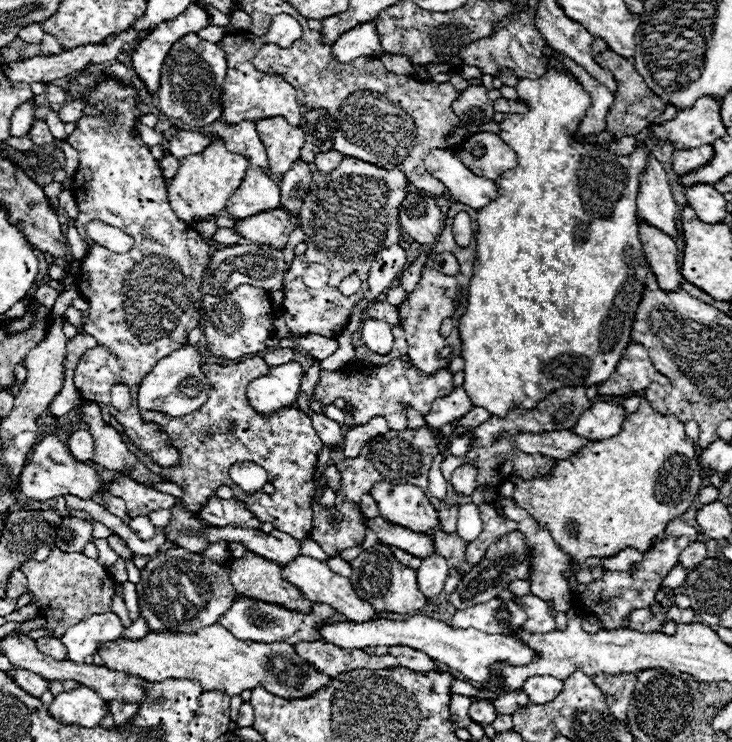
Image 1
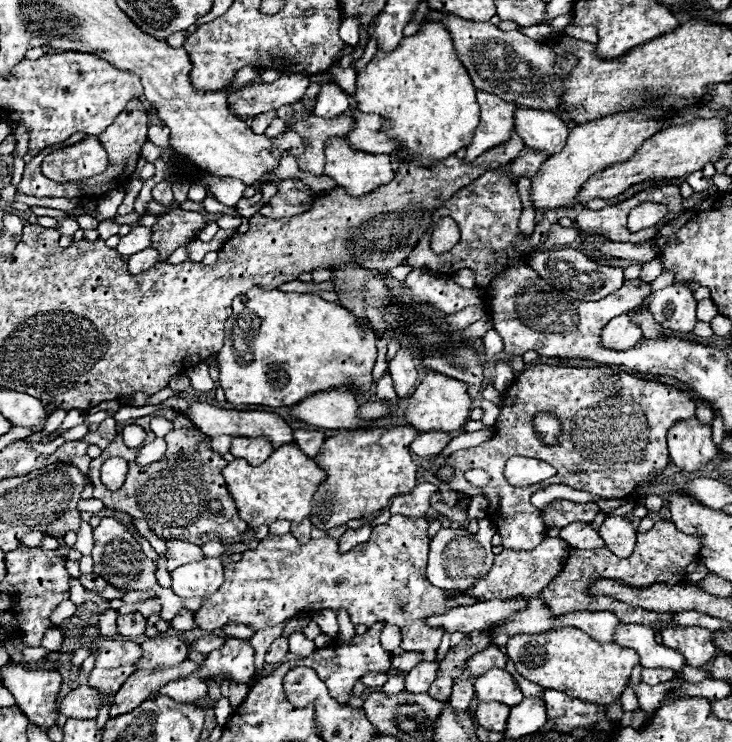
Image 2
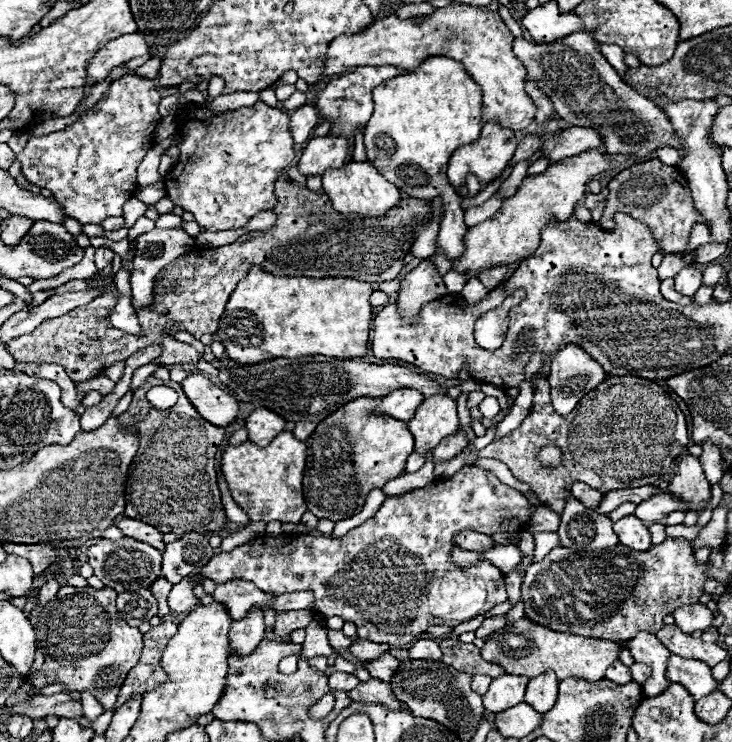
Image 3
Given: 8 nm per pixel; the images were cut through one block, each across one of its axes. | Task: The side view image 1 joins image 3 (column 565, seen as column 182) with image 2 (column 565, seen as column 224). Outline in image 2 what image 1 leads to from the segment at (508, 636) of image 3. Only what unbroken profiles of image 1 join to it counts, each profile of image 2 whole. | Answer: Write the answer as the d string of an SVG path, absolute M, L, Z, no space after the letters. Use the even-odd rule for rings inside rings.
M570 626L562 630L546 632L546 634L516 634L508 640L506 650L508 650L508 658L516 664L518 674L524 676L526 680L542 688L548 688L548 690L562 690L564 694L582 698L582 702L602 702L602 706L616 702L622 696L622 692L628 686L628 678L634 666L638 664L638 654L634 654L634 650L626 650L612 642L610 644L596 642L592 636L584 634L578 628L570 628Z

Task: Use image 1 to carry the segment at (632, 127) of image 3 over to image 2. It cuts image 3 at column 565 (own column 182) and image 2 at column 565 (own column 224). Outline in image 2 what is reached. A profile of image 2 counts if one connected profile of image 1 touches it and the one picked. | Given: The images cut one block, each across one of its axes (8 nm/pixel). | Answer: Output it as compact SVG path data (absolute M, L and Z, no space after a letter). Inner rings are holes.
M432 10L426 20L438 20L450 30L458 58L468 68L472 82L478 90L496 94L506 102L532 110L558 108L558 100L562 94L562 78L576 66L574 56L556 56L550 46L542 46L540 42L526 38L518 30L502 32L490 22L468 22L436 10Z

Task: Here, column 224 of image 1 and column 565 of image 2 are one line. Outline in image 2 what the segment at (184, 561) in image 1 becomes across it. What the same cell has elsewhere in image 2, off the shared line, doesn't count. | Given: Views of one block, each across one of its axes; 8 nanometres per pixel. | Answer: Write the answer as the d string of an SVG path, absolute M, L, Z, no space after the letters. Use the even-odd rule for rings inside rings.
M660 520L652 526L652 530L638 534L636 548L630 558L618 558L608 548L602 548L602 550L572 548L564 570L542 590L542 600L554 614L564 614L564 612L574 612L574 610L610 610L626 624L638 622L638 624L650 626L654 630L662 630L670 624L670 614L658 614L658 612L648 612L642 608L632 608L622 602L610 602L610 598L596 598L586 592L586 586L594 578L616 578L616 580L622 580L624 584L634 586L634 588L646 588L656 582L682 584L682 582L686 582L684 568L690 562L694 562L700 552L698 544L700 544L698 536L682 534L680 530L676 530L676 526L672 522Z

